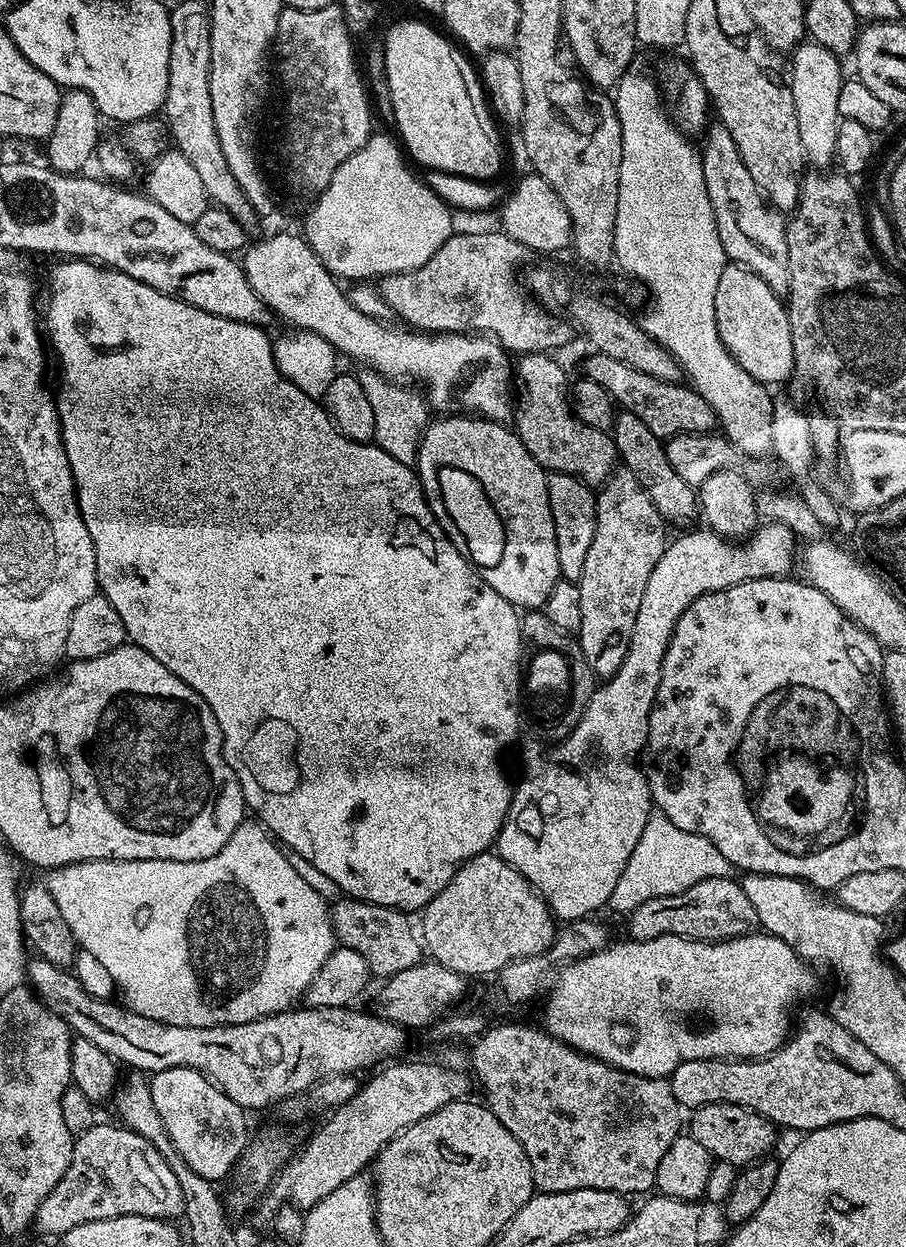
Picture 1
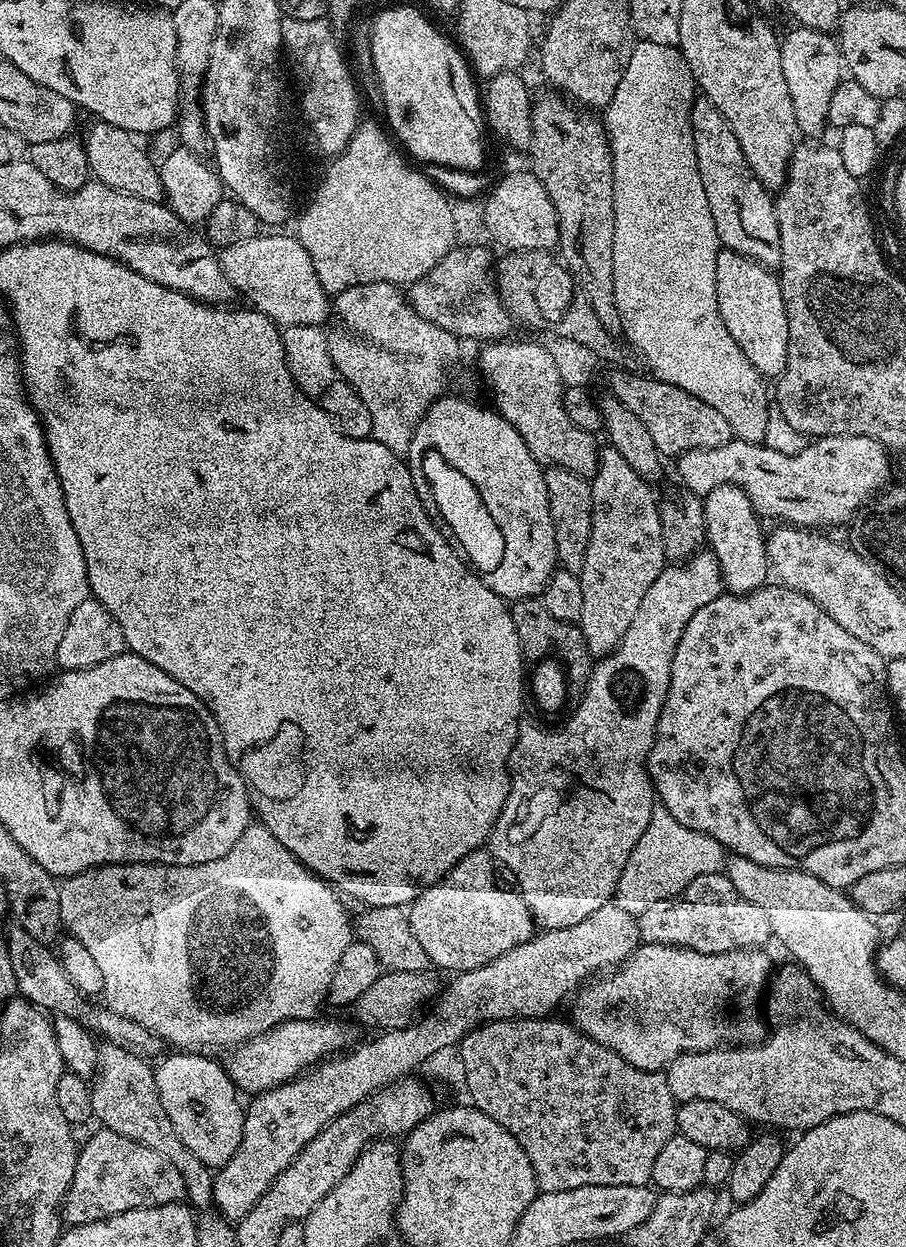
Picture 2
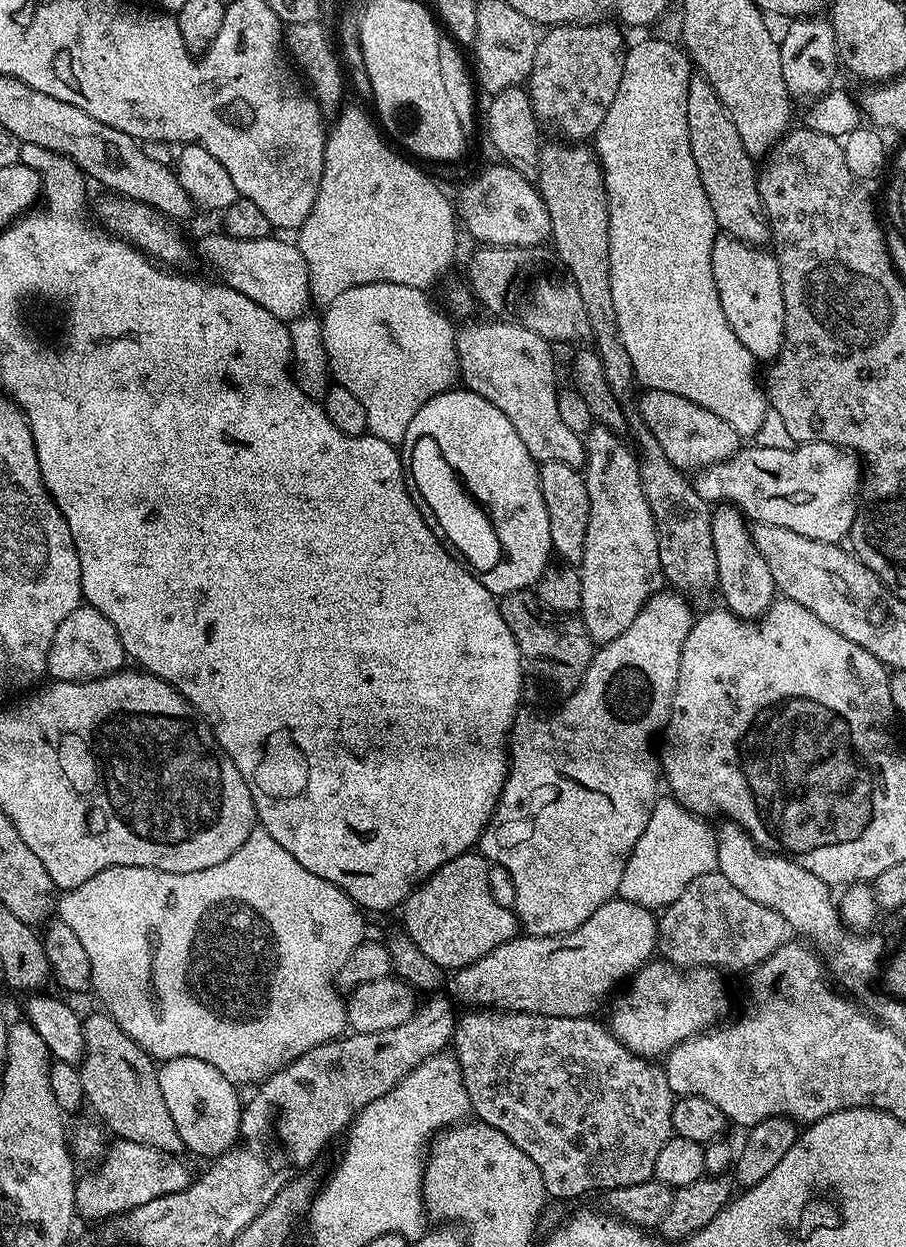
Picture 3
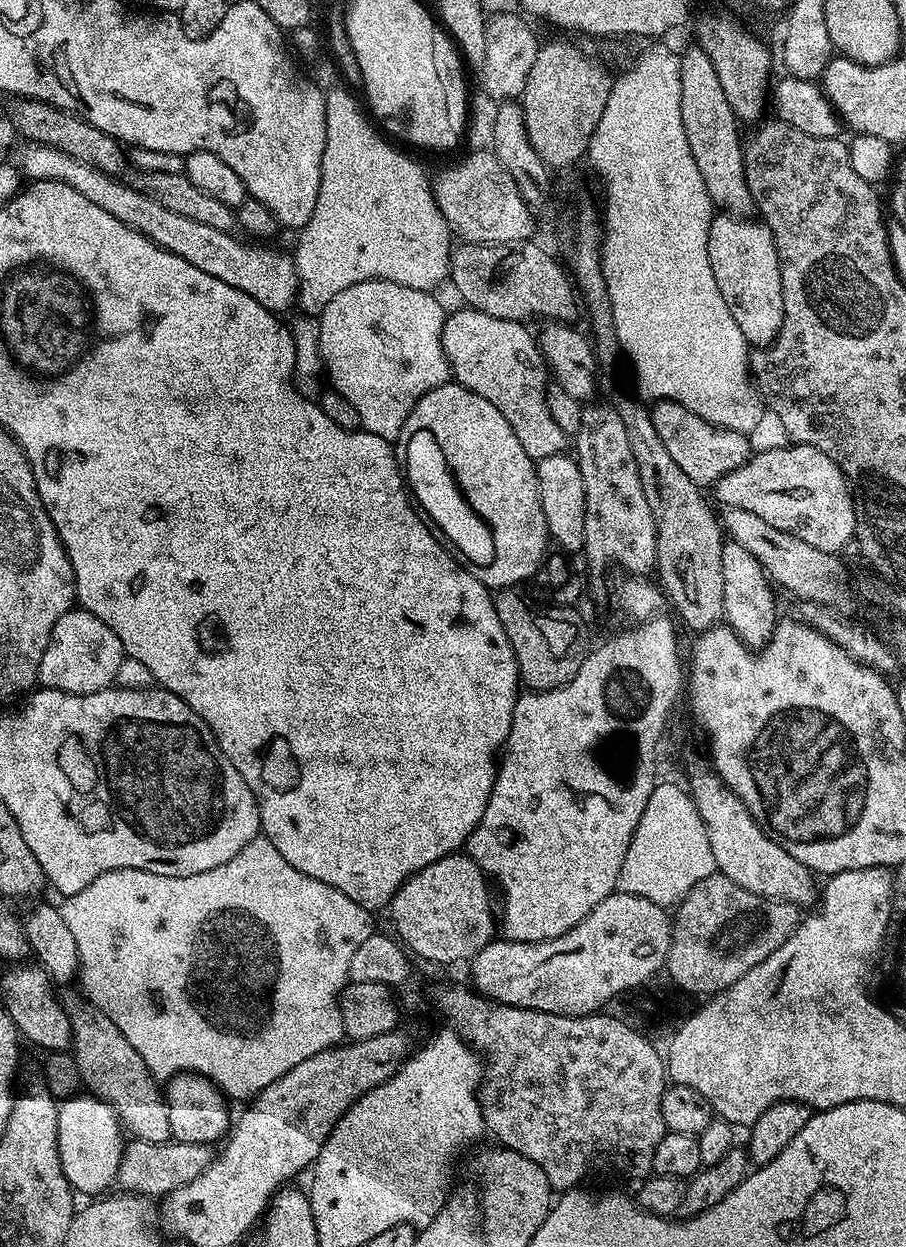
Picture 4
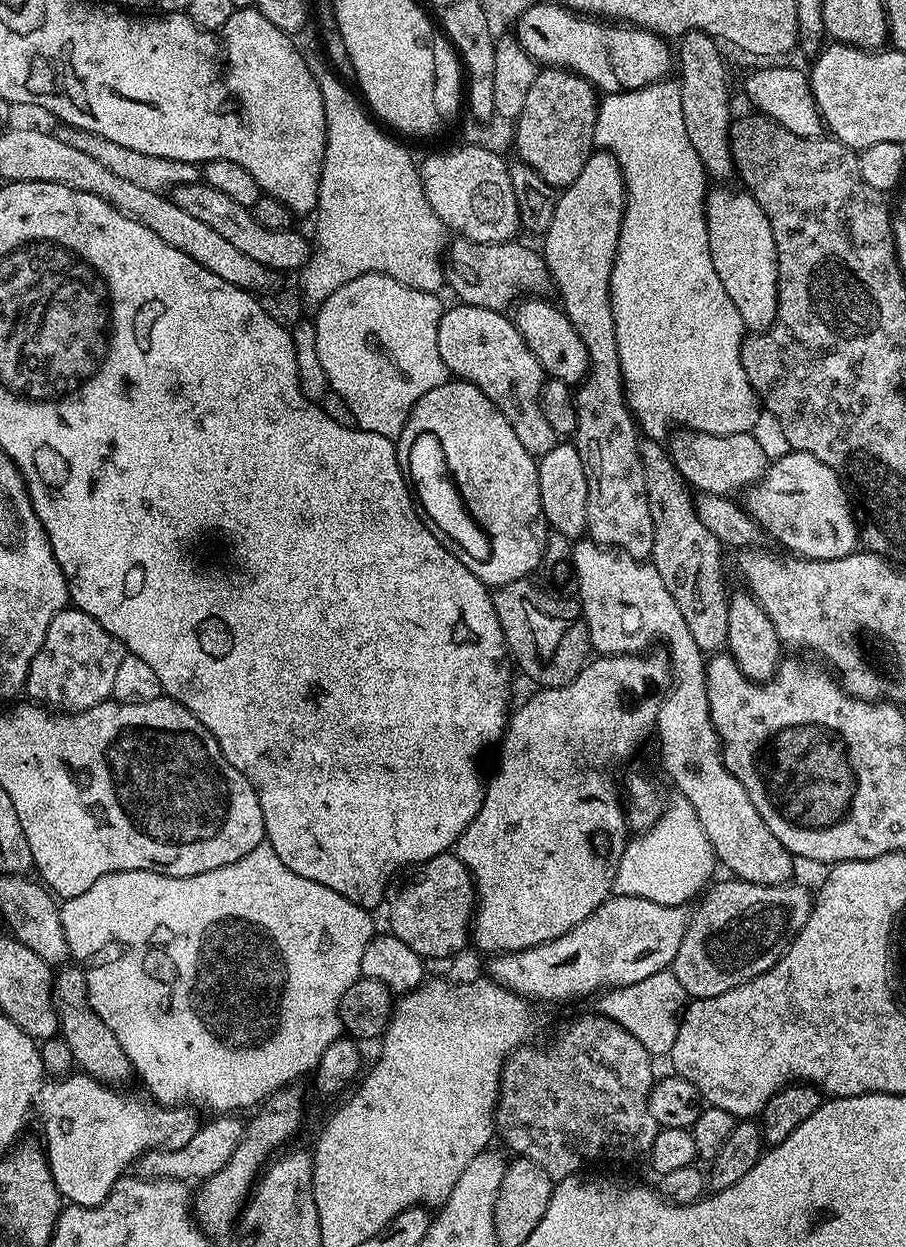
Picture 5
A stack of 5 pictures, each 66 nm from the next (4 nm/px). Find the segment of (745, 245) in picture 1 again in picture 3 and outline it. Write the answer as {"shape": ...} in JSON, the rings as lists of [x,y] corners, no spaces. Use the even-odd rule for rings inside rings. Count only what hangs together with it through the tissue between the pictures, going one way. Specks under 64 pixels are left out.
{"shape":[[[693,75],[686,98],[686,126],[690,130],[690,151],[698,162],[698,174],[702,178],[702,190],[710,198],[710,210],[714,210],[717,229],[747,244],[764,246],[769,243],[768,215],[758,194],[757,161],[742,146],[738,130],[722,106],[722,98],[714,94],[714,86],[704,76]]]}

